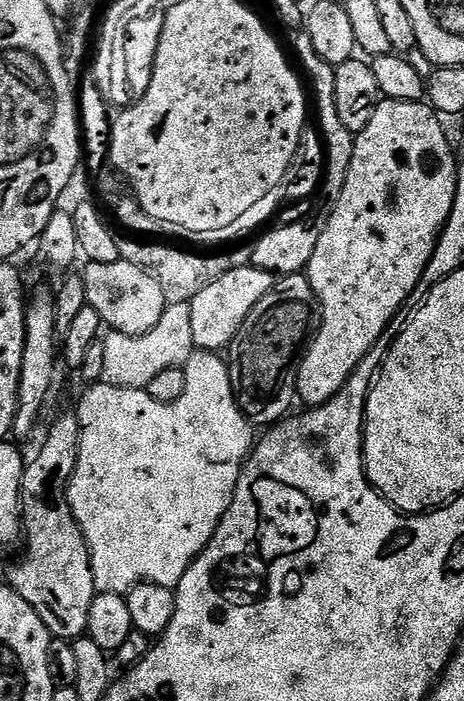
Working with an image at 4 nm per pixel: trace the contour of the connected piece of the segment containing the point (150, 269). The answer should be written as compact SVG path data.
M124 238L120 240L120 255L126 262L142 266L146 274L153 276L158 286L162 286L162 294L166 294L169 304L186 304L206 290L210 282L222 278L222 274L230 274L230 270L252 263L253 245L240 243L244 242L216 246L220 248L191 248L188 244L169 242L164 238Z

